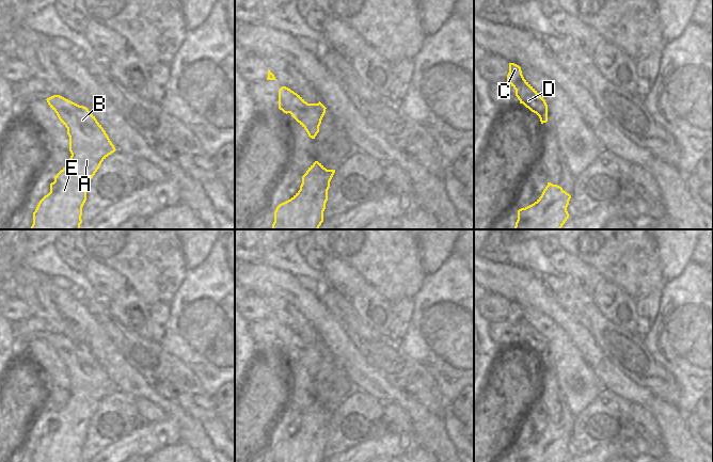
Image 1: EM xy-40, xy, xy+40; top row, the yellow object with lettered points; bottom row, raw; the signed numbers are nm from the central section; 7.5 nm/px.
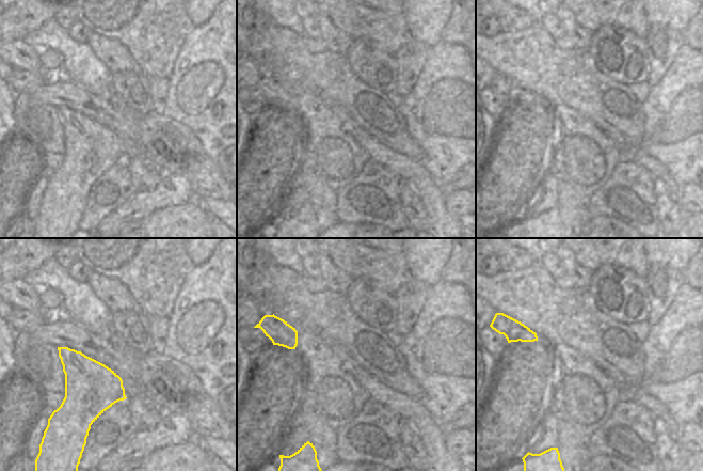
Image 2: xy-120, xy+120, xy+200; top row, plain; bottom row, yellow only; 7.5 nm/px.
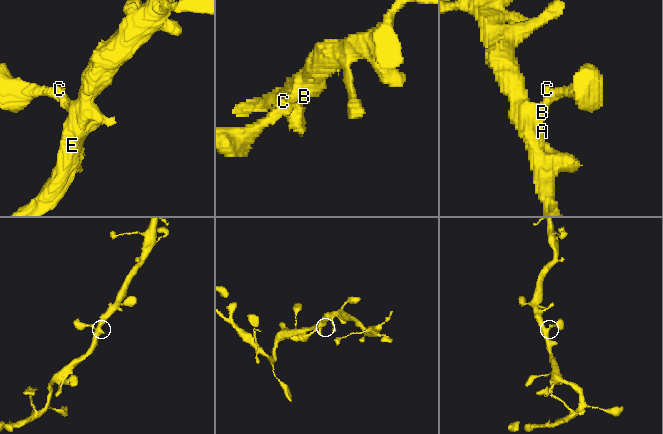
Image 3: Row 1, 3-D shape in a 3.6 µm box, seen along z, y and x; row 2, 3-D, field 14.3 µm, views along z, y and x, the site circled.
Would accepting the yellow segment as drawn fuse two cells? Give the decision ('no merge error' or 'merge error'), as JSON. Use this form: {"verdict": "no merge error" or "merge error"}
{"verdict": "no merge error"}

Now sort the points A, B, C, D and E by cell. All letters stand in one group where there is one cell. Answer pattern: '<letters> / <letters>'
A B C D E

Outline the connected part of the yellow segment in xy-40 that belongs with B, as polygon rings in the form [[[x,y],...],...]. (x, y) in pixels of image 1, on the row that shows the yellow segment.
[[[53,95],[46,100],[67,128],[72,156],[67,164],[57,174],[54,181],[50,184],[50,192],[39,201],[33,212],[31,229],[80,229],[82,207],[86,201],[91,179],[101,162],[116,149],[86,107],[79,106],[60,95]]]

